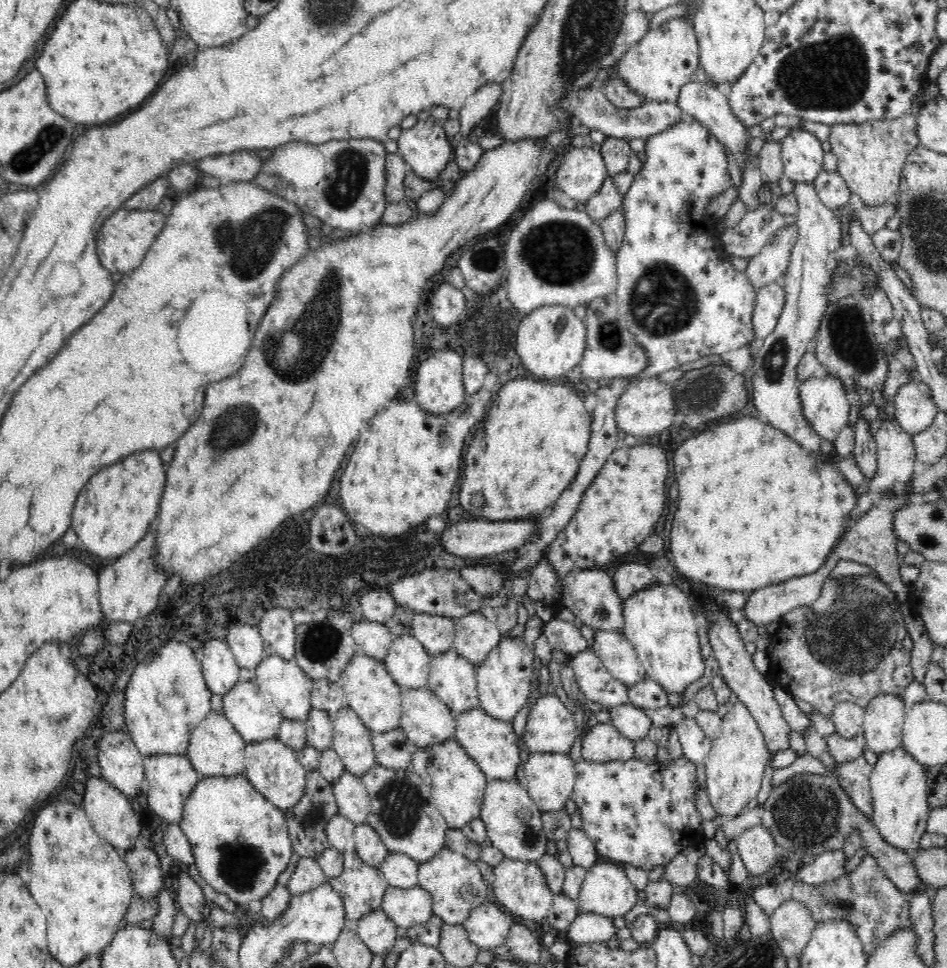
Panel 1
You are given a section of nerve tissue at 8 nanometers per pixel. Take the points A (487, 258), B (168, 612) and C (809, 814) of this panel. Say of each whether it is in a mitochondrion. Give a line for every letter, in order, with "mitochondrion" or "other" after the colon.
A: mitochondrion
B: other
C: mitochondrion

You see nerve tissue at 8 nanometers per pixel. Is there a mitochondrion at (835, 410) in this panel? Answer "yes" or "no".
no

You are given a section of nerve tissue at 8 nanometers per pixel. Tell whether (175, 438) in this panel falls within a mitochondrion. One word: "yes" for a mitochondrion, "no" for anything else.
no

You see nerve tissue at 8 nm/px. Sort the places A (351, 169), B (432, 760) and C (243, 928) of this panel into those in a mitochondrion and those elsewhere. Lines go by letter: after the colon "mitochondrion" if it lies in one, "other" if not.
A: mitochondrion
B: mitochondrion
C: other

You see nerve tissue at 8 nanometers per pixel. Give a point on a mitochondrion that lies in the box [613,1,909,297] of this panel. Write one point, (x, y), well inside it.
(835, 77)

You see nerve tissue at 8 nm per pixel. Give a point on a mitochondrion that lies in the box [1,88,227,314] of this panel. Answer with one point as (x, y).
(50, 136)

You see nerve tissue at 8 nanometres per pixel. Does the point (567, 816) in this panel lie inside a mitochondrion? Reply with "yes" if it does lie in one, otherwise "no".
no

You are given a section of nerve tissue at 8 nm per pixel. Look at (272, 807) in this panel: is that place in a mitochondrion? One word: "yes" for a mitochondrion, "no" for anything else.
no

